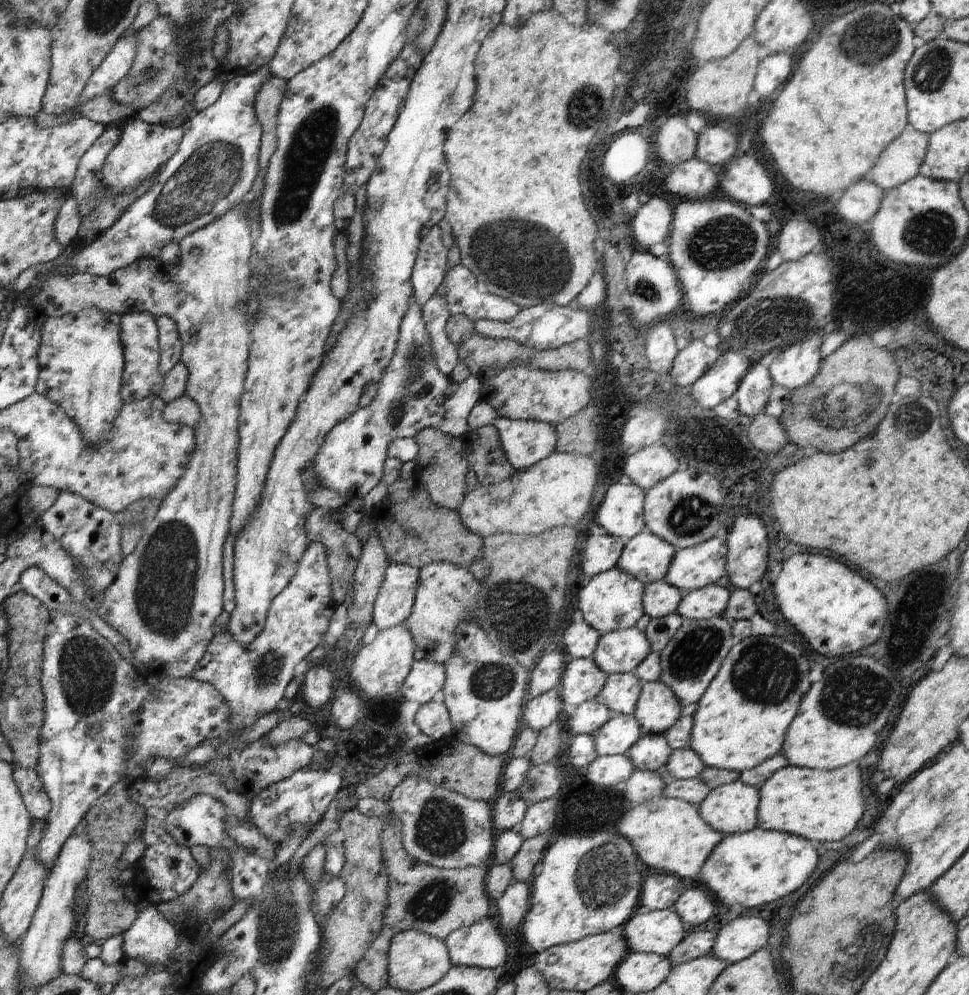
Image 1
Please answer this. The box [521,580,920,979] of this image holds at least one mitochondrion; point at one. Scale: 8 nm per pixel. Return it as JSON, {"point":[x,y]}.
{"point":[853,694]}

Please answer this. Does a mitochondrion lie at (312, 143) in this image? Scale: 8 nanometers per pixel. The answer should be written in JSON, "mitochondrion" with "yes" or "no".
{"mitochondrion":"yes"}

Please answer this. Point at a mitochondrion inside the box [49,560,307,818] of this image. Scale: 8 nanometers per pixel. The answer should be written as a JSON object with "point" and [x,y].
{"point":[87,671]}

